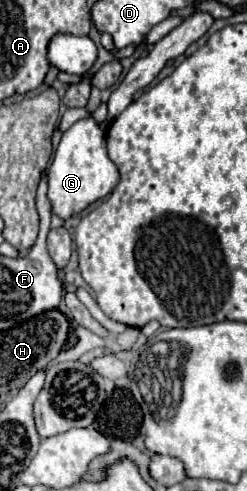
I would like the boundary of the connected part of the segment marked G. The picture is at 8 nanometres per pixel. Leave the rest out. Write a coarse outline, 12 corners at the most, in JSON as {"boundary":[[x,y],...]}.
{"boundary":[[87,116],[49,166],[51,212],[67,220],[119,182]]}

